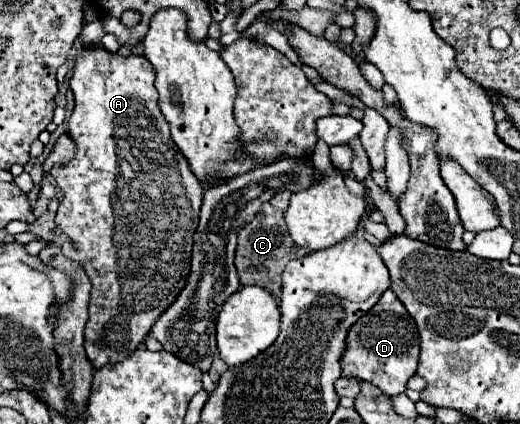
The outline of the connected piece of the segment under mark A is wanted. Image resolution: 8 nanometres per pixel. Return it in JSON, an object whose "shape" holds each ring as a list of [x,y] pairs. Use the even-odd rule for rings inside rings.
{"shape":[[[101,42],[99,44],[89,44],[89,46],[81,46],[79,54],[75,56],[75,64],[73,64],[73,76],[69,80],[69,86],[75,94],[75,108],[73,114],[69,118],[69,134],[71,138],[75,138],[77,144],[77,152],[75,158],[67,164],[67,166],[59,166],[53,172],[53,178],[57,182],[57,186],[63,190],[63,200],[59,204],[55,222],[57,226],[69,236],[69,240],[61,246],[63,254],[71,260],[75,260],[85,274],[89,276],[93,288],[91,288],[91,302],[89,302],[89,320],[85,326],[85,352],[87,358],[91,360],[93,368],[97,366],[105,366],[111,362],[119,362],[119,358],[127,358],[127,354],[133,354],[137,350],[137,346],[141,342],[145,342],[149,328],[153,326],[153,320],[167,310],[167,306],[175,300],[175,294],[179,294],[179,290],[183,288],[183,282],[187,280],[187,270],[189,270],[189,262],[191,262],[191,246],[193,246],[193,234],[197,230],[199,224],[199,208],[201,208],[201,198],[203,198],[203,184],[199,184],[197,176],[191,172],[187,158],[181,154],[181,150],[175,146],[171,134],[169,134],[169,122],[165,120],[165,116],[161,114],[159,106],[157,106],[157,90],[153,86],[153,74],[155,70],[151,68],[151,64],[147,62],[147,58],[143,54],[129,54],[129,56],[121,56],[119,52],[109,52]]]}

